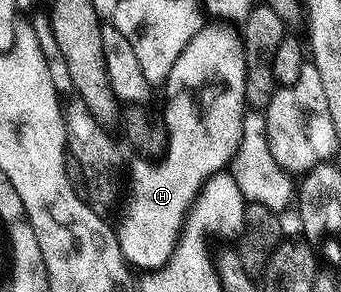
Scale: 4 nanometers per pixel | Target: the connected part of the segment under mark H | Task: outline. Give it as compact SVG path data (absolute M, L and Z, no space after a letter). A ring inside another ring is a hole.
M210 22L202 27L195 37L188 42L188 46L184 47L183 53L176 59L171 73L168 74L164 89L166 89L166 112L164 111L164 119L166 122L166 151L161 158L134 158L128 164L128 184L130 180L130 205L122 212L122 217L116 223L116 231L118 233L118 245L124 254L126 263L131 269L138 270L142 268L143 273L156 272L160 266L164 266L164 262L168 262L168 258L172 258L172 250L178 247L178 240L182 237L182 230L186 226L186 217L190 215L194 201L198 198L198 191L204 186L204 182L208 178L212 178L212 174L223 171L234 159L236 150L240 146L240 134L242 133L242 118L247 111L246 102L246 75L244 74L244 50L242 49L242 38L237 31L234 32L229 23L226 22Z

